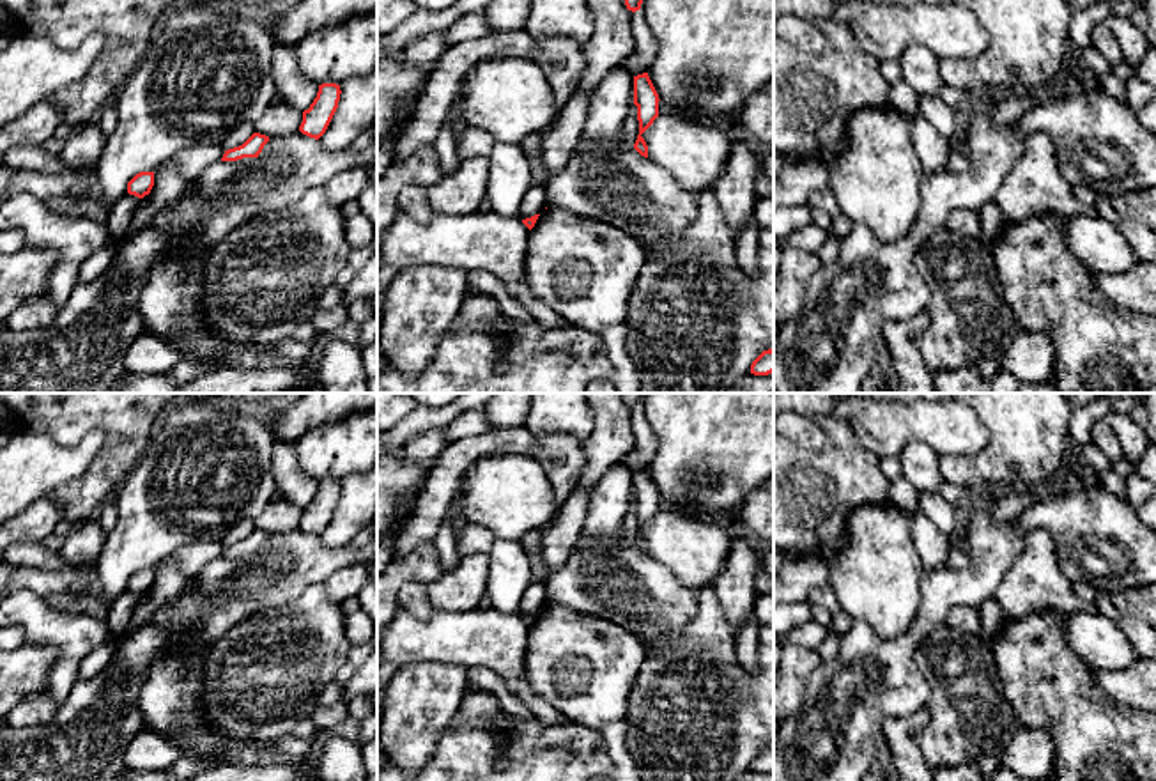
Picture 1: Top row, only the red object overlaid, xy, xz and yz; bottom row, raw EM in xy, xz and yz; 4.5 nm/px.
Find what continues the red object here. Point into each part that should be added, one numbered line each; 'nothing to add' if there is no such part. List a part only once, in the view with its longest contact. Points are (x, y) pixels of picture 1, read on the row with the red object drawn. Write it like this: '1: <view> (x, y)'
nothing to add

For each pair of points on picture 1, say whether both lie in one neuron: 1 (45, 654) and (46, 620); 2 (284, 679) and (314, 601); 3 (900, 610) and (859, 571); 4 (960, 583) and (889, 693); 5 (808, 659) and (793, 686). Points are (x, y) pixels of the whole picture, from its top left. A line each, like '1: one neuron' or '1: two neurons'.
1: two neurons
2: one neuron
3: one neuron
4: one neuron
5: one neuron

